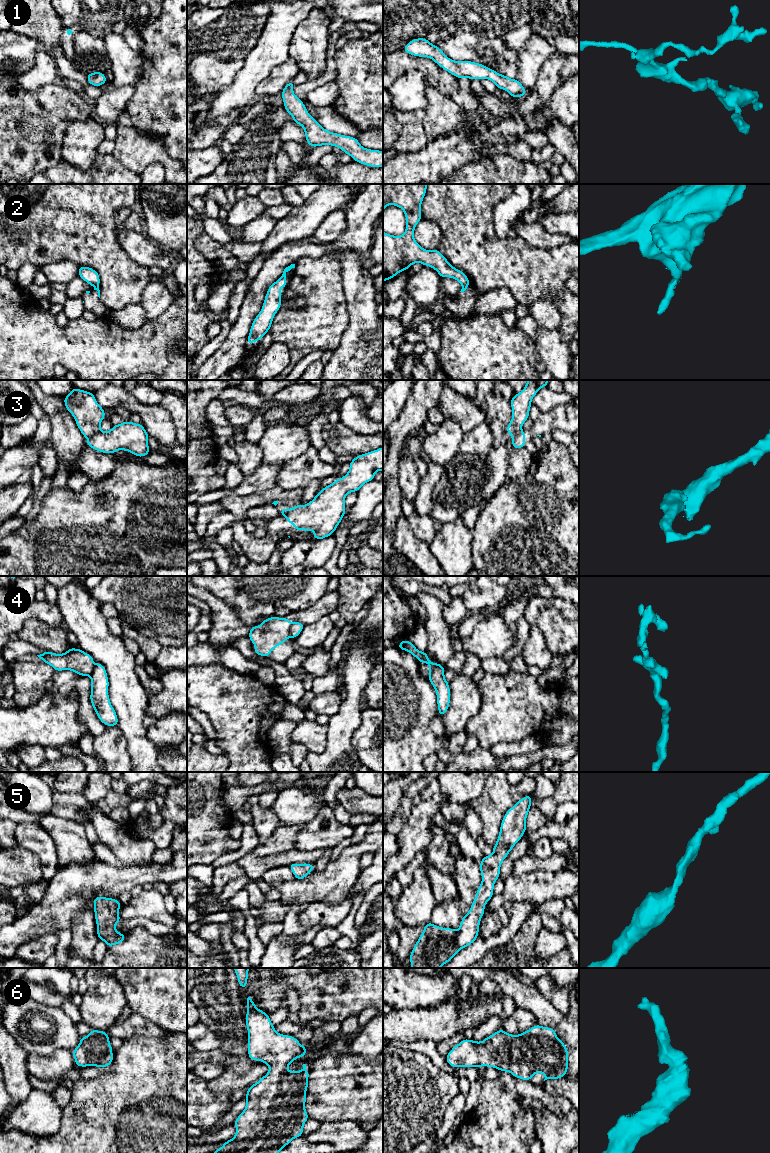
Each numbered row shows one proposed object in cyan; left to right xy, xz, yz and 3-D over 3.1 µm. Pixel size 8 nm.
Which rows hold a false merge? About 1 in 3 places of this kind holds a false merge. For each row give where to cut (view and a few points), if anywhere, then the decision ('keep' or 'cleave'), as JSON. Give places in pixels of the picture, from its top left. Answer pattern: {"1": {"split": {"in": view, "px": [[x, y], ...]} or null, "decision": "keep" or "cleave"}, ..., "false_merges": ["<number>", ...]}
{"1": {"split": null, "decision": "keep"}, "2": {"split": {"in": "xz", "px": [[289, 266], [289, 269], [286, 271]]}, "decision": "cleave"}, "3": {"split": {"in": "xy", "px": [[100, 430], [89, 438]]}, "decision": "cleave"}, "4": {"split": {"in": "xz", "px": [[293, 623], [289, 629], [289, 635]]}, "decision": "cleave"}, "5": {"split": null, "decision": "keep"}, "6": {"split": null, "decision": "keep"}, "false_merges": ["2", "3", "4"]}

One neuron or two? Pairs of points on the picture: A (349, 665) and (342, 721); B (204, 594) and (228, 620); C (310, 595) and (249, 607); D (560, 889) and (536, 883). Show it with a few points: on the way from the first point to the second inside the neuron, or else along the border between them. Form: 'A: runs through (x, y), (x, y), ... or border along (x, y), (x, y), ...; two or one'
A: runs through (352, 679), (352, 703), (350, 707); one
B: runs through (210, 600), (223, 614); one
C: runs through (295, 595), (264, 595); one
D: runs through (554, 886), (542, 886); one

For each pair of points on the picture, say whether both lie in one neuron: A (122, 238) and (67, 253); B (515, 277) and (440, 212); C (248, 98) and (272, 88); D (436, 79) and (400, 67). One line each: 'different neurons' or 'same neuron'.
A: different neurons
B: same neuron
C: different neurons
D: same neuron

